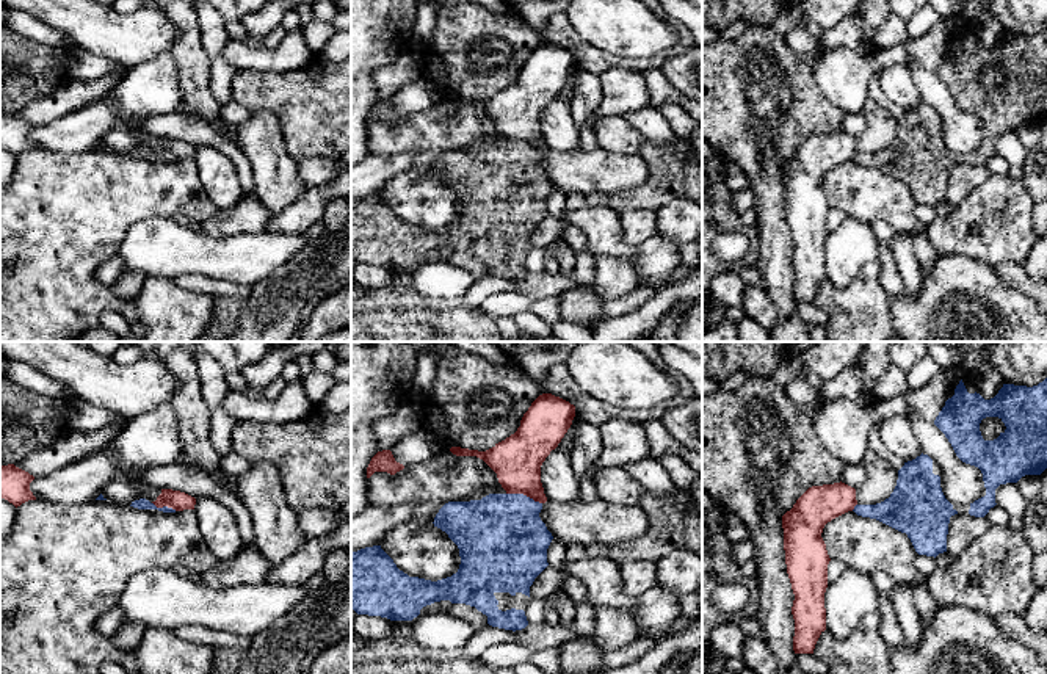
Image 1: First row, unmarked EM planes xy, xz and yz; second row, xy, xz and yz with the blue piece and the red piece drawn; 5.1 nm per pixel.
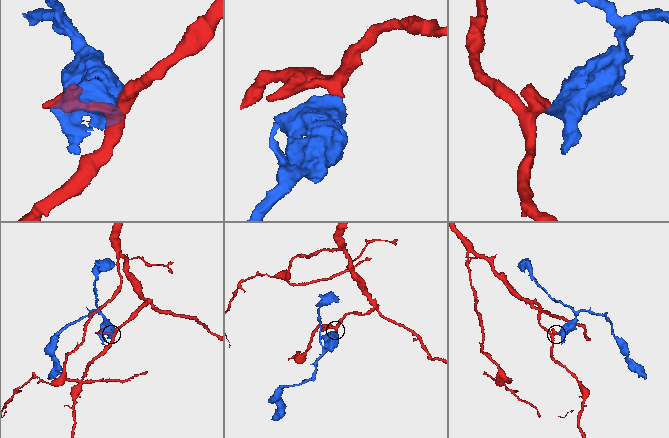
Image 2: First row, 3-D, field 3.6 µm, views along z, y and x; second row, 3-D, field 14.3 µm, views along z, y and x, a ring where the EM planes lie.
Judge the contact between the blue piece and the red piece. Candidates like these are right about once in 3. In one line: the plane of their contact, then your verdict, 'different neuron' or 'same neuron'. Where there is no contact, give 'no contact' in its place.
contact in xz; different neuron

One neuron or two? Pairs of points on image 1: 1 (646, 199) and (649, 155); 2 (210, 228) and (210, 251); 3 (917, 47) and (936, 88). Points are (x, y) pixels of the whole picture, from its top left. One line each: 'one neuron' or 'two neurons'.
1: one neuron
2: two neurons
3: two neurons

